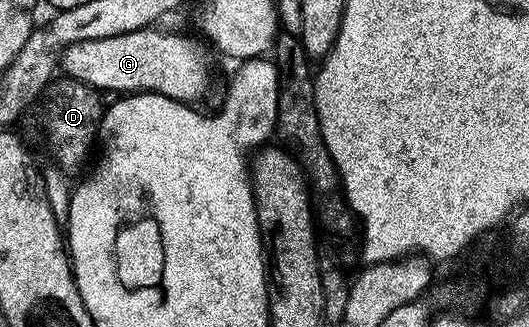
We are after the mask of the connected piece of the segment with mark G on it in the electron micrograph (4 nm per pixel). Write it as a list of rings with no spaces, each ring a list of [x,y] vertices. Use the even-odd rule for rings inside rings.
[[[160,27],[130,31],[126,35],[114,35],[110,39],[79,41],[61,52],[58,65],[61,70],[65,69],[68,72],[65,74],[71,80],[81,81],[82,84],[101,90],[105,94],[157,93],[175,101],[196,103],[199,97],[208,93],[208,57],[204,54],[203,47],[180,33],[163,33]]]

